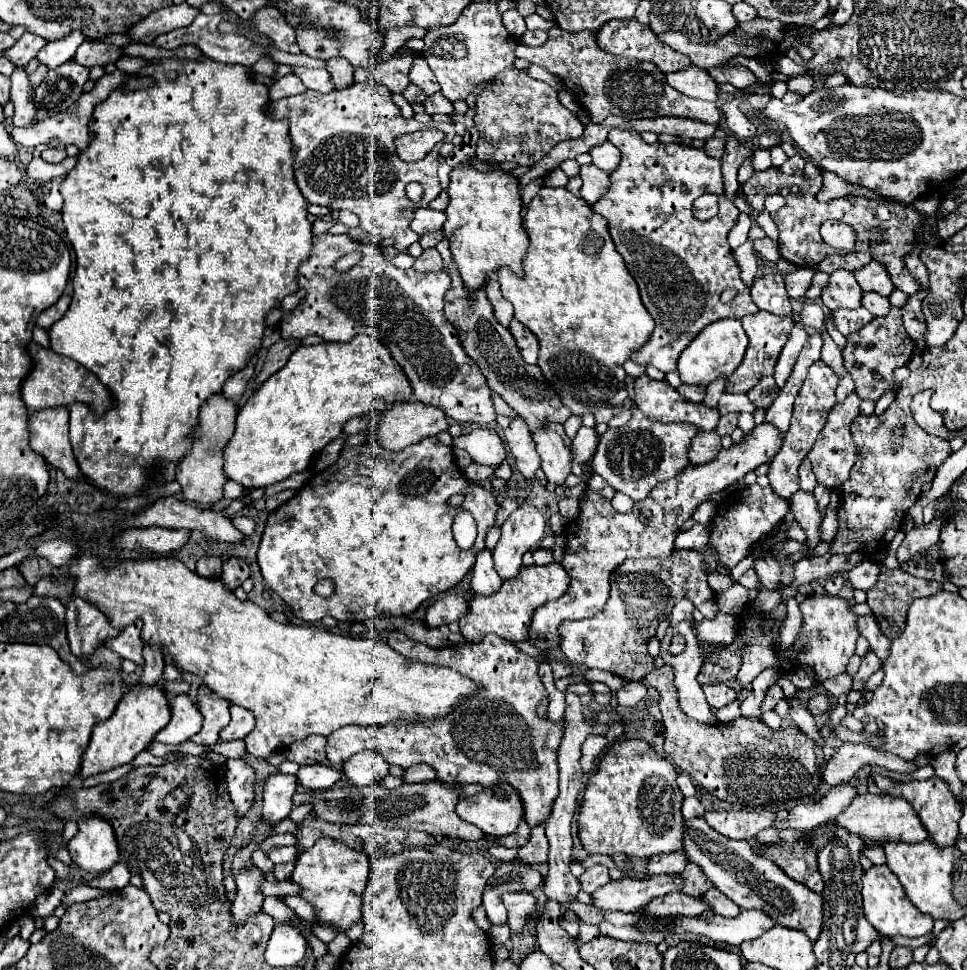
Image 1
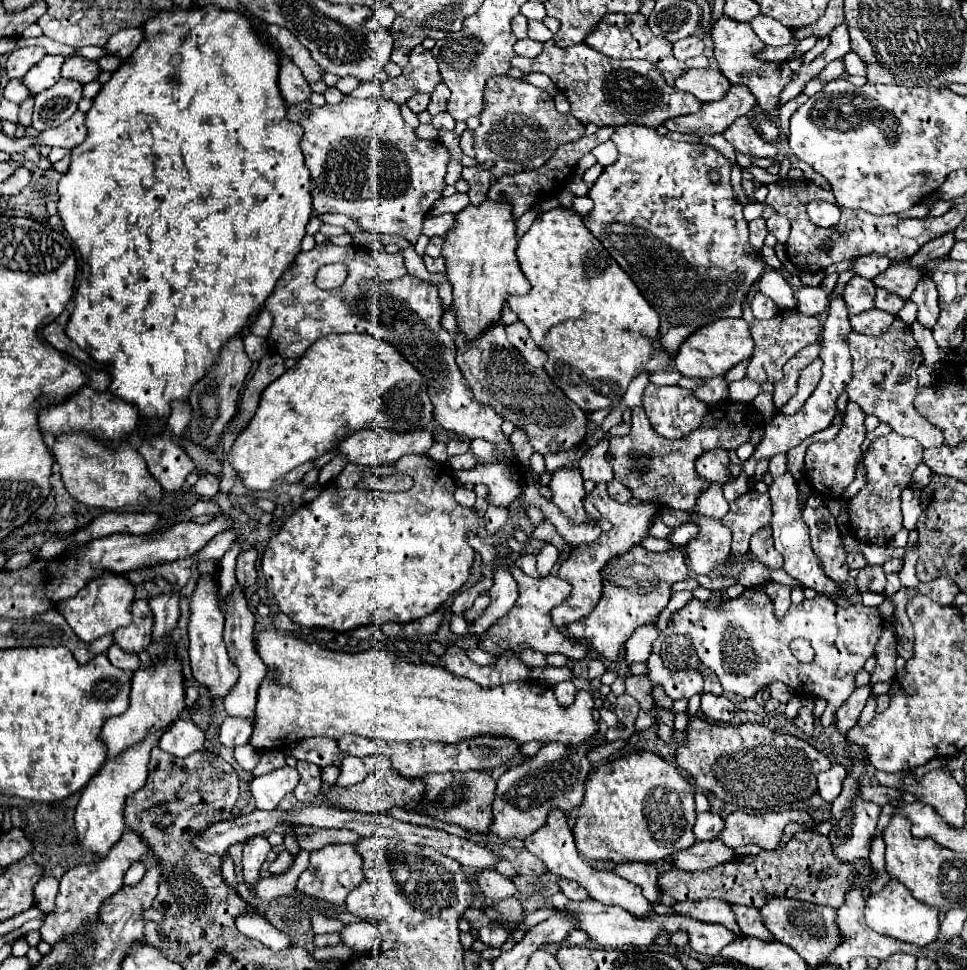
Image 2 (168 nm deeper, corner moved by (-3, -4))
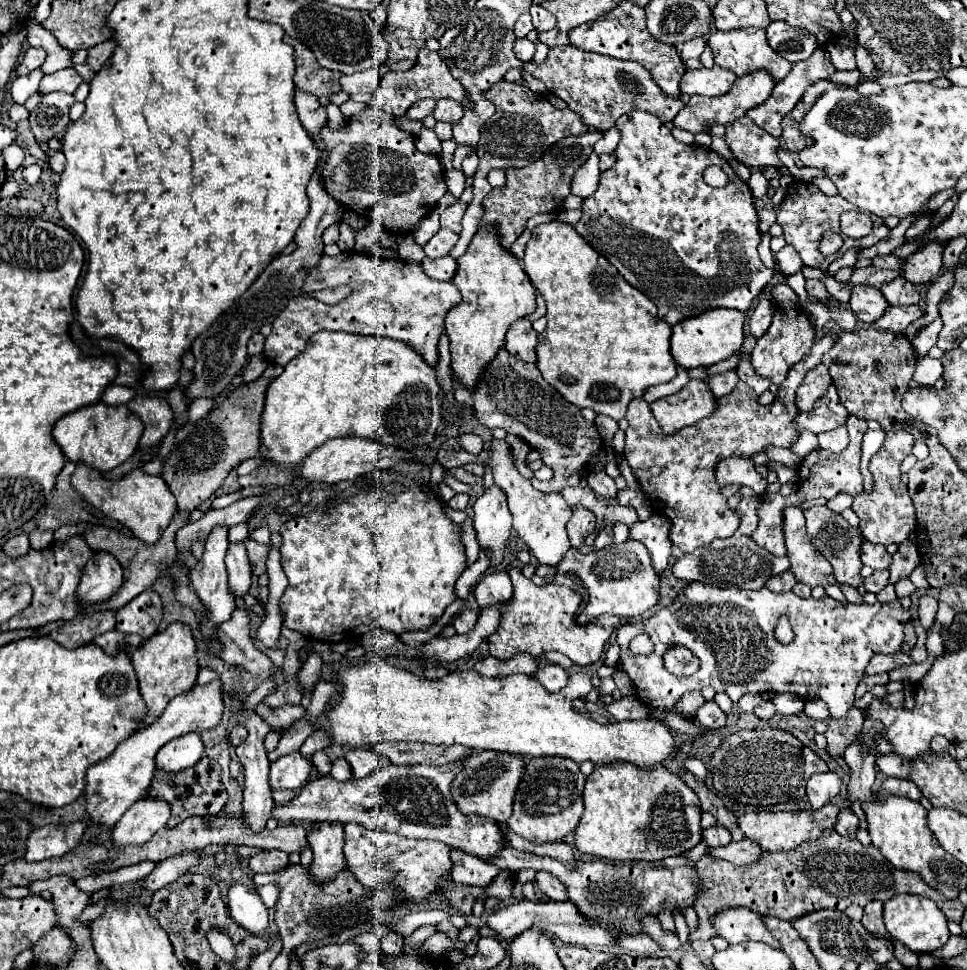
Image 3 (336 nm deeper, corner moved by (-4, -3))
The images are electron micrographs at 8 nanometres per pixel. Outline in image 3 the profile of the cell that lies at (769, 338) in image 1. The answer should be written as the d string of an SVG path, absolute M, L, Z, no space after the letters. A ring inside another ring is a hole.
M778 306L774 310L774 320L772 320L772 326L768 328L768 332L756 342L756 348L752 350L752 356L750 356L750 362L754 366L754 370L772 380L772 384L780 386L784 380L786 380L786 374L788 370L800 362L812 348L814 344L814 326L812 322L808 320L806 312L800 308L800 306L790 306L790 308L782 308Z

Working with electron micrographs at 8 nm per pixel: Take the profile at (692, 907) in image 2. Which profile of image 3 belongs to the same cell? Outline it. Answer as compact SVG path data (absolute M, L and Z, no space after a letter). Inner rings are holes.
M746 908L722 910L716 914L716 918L712 918L712 924L718 930L718 934L726 938L730 944L756 940L780 948L780 944L776 944L776 938L768 932L766 924L762 922L762 916L752 910Z

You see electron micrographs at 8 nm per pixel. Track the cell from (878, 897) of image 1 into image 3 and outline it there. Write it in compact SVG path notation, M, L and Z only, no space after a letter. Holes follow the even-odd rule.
M900 894L900 896L890 898L884 904L884 924L886 924L888 932L890 932L890 936L900 940L912 952L932 952L932 950L938 950L950 938L946 916L936 906L936 902L932 902L928 898L914 896L914 894Z

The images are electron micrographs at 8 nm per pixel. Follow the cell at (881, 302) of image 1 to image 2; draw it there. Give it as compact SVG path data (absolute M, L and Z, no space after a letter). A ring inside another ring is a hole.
M877 289L877 295L875 295L875 307L885 311L885 313L891 313L891 315L897 315L899 309L903 307L905 299L893 295L893 293L887 293L885 289Z

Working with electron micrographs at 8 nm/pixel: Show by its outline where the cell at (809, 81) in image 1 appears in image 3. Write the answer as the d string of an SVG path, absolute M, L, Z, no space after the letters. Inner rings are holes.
M830 42L830 44L826 44L826 48L828 48L830 56L832 56L832 64L836 66L836 70L854 70L856 68L854 50L850 46Z

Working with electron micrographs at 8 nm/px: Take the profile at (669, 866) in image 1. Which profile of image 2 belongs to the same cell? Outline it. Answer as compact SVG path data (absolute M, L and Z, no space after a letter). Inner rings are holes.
M719 839L715 841L695 841L691 849L683 849L683 853L673 853L669 863L683 871L701 871L711 869L715 865L727 863L733 859L733 849L725 847Z

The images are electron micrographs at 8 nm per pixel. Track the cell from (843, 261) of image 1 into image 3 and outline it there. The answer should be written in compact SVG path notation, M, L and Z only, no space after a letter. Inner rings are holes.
M876 256L874 258L874 266L878 268L884 268L884 270L900 270L904 266L904 260L902 258L896 258L896 256Z

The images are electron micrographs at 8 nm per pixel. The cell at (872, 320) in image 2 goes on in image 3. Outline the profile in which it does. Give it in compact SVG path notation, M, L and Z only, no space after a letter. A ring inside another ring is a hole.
M900 306L900 308L888 308L888 312L876 320L876 328L880 330L892 330L892 332L904 332L906 326L916 322L922 316L922 310L918 306Z

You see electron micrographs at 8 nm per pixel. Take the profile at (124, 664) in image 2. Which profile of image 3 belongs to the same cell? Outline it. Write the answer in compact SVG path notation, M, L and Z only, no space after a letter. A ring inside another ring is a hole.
M114 628L114 630L110 630L110 632L102 634L102 636L96 636L96 640L92 640L92 642L98 644L100 648L104 648L106 654L114 656L118 652L118 646L124 644L124 634L116 632L116 628Z

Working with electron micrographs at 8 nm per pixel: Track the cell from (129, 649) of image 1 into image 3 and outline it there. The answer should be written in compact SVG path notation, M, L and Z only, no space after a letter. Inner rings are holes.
M144 590L124 608L116 610L116 630L122 634L140 634L150 638L162 620L162 602L154 590Z

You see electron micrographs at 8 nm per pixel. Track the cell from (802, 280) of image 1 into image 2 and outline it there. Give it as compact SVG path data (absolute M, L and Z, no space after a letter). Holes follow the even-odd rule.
M803 285L799 287L799 293L797 293L797 309L805 315L819 315L825 311L825 307L829 305L829 299L827 299L827 293L819 287L809 287L809 285Z

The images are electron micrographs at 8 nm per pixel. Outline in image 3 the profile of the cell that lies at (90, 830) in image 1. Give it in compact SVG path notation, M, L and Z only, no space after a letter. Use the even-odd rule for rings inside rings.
M212 680L204 686L196 684L192 690L188 690L186 694L176 696L176 700L172 700L168 704L168 708L164 710L164 714L144 726L140 732L134 732L130 738L126 738L124 742L120 742L116 746L116 750L96 762L94 766L90 766L88 774L86 774L86 800L88 800L88 814L96 824L104 824L104 826L114 826L122 814L142 796L146 796L146 790L154 778L154 756L156 752L168 744L170 740L190 734L190 732L204 732L210 728L216 728L222 720L222 712L224 712L224 700L222 700L222 682L220 680Z

